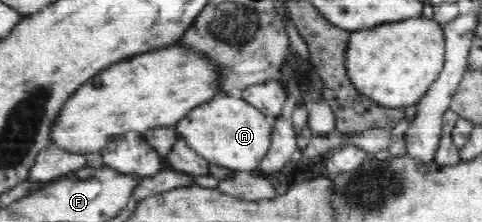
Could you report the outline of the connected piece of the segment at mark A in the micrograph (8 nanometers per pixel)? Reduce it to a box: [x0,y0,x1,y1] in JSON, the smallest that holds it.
[175,93,275,172]

